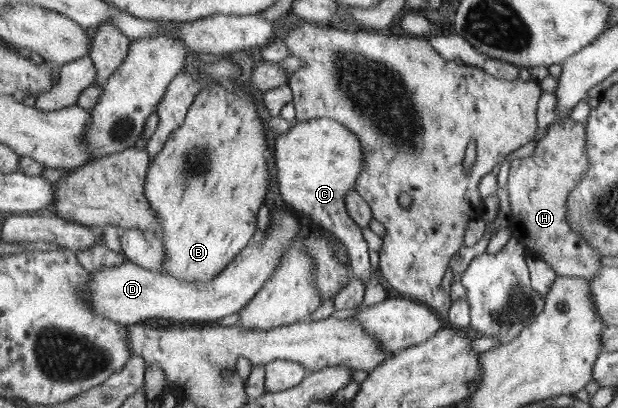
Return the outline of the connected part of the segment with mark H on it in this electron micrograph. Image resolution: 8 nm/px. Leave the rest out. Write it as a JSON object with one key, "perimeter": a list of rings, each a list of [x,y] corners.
{"perimeter":[[[569,115],[562,122],[548,126],[542,140],[536,142],[532,156],[511,162],[507,187],[512,211],[508,217],[508,228],[529,253],[548,262],[557,276],[590,280],[602,268],[602,254],[592,248],[582,234],[575,232],[566,214],[569,206],[567,197],[575,191],[583,179],[583,172],[588,169],[585,146],[585,124],[578,124]]]}

